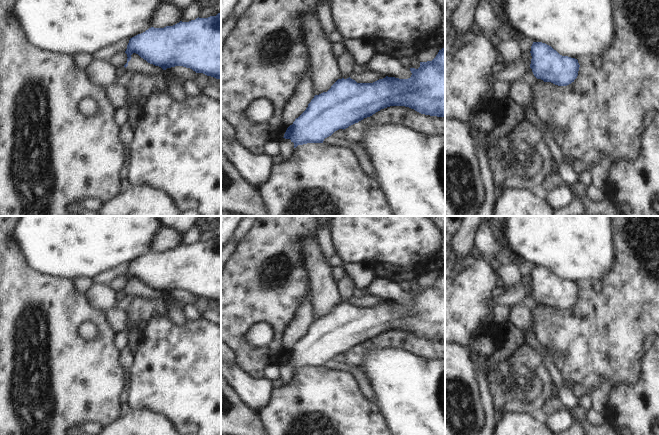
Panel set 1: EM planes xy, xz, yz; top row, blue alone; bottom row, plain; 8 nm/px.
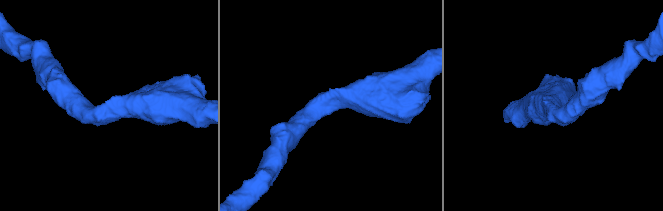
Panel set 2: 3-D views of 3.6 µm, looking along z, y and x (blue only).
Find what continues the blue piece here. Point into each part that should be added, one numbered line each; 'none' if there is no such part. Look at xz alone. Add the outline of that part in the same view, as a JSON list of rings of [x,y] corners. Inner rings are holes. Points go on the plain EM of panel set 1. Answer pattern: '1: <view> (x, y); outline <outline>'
1: xz (356, 275); outline [[[345,263],[342,266],[345,270],[345,275],[336,281],[336,288],[340,299],[347,303],[352,297],[353,287],[364,289],[376,276],[374,270],[360,263]]]

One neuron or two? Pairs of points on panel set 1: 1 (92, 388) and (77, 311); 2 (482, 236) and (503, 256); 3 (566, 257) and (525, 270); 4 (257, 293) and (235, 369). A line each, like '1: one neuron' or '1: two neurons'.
1: one neuron
2: one neuron
3: two neurons
4: two neurons

